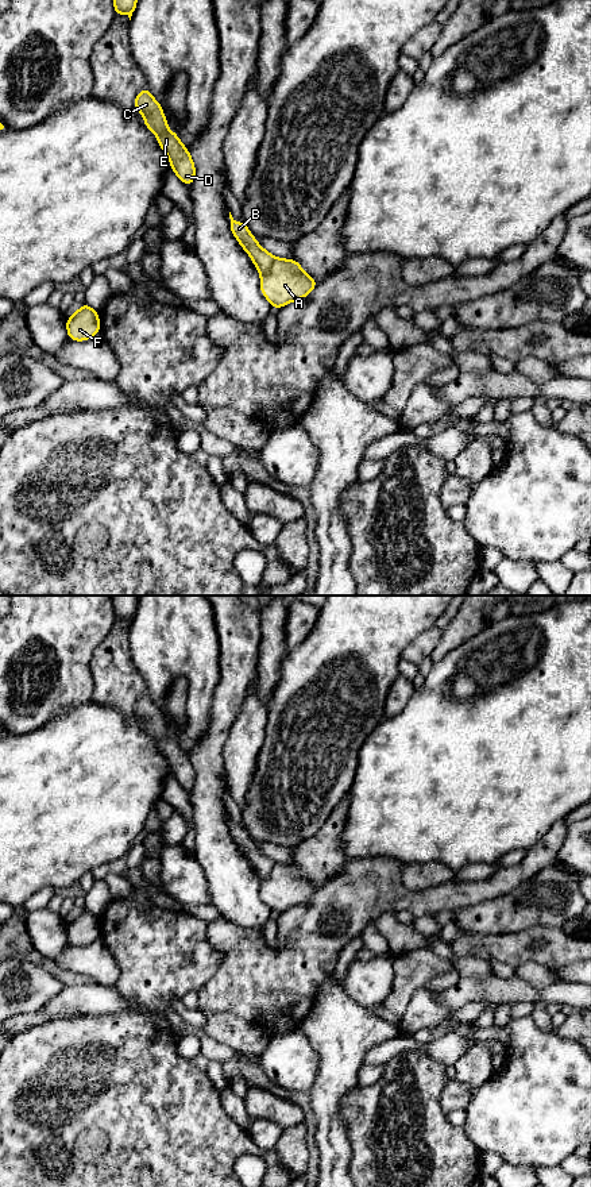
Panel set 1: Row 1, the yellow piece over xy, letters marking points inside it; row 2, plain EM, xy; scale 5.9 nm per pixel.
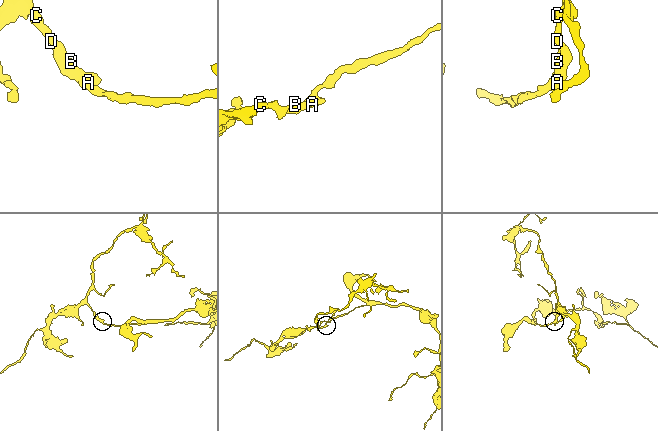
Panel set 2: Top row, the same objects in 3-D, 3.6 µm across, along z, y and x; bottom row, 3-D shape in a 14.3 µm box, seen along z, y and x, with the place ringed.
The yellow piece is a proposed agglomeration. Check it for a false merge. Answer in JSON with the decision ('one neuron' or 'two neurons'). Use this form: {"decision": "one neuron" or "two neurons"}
{"decision": "two neurons"}

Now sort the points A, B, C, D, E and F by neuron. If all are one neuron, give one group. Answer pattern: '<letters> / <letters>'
A / B C D E F

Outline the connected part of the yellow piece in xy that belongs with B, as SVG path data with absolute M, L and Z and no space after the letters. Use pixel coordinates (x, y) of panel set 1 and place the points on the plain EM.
M229 817L229 824L231 824L229 833L232 839L237 844L239 849L251 862L260 882L264 882L269 878L270 872L273 871L275 862L269 856L266 856L264 853L262 853L260 849L250 837L248 832L242 826L235 825L231 817Z

